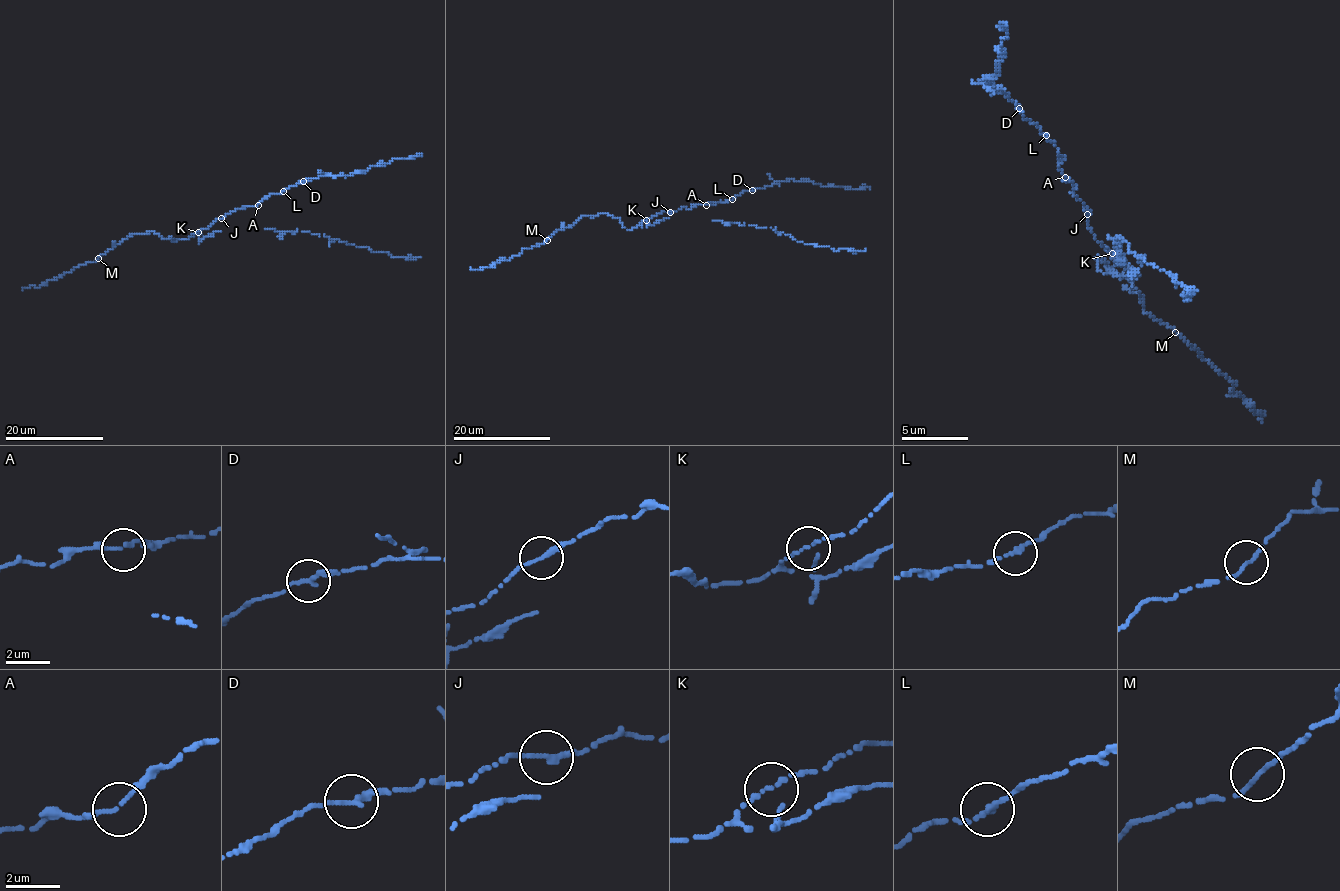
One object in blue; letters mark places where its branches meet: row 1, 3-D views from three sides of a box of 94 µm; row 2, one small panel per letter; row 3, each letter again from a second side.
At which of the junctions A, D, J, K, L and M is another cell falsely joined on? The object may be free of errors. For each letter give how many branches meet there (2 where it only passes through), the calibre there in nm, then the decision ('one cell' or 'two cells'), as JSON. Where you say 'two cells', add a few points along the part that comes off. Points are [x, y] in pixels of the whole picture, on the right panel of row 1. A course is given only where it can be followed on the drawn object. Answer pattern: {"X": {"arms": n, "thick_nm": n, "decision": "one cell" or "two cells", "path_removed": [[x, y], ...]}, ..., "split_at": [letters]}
{"A": {"arms": 2, "thick_nm": 160, "decision": "one cell"}, "D": {"arms": 2, "thick_nm": 240, "decision": "one cell"}, "J": {"arms": 2, "thick_nm": 240, "decision": "one cell"}, "K": {"arms": 3, "thick_nm": 140, "decision": "one cell"}, "L": {"arms": 2, "thick_nm": 240, "decision": "one cell"}, "M": {"arms": 2, "thick_nm": 170, "decision": "one cell"}, "split_at": []}

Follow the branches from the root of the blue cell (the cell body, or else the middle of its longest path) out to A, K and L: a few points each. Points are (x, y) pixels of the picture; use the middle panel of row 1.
A: (670, 212), (706, 205)
K: (670, 212), (662, 212), (646, 220)
L: (670, 212), (732, 199)

